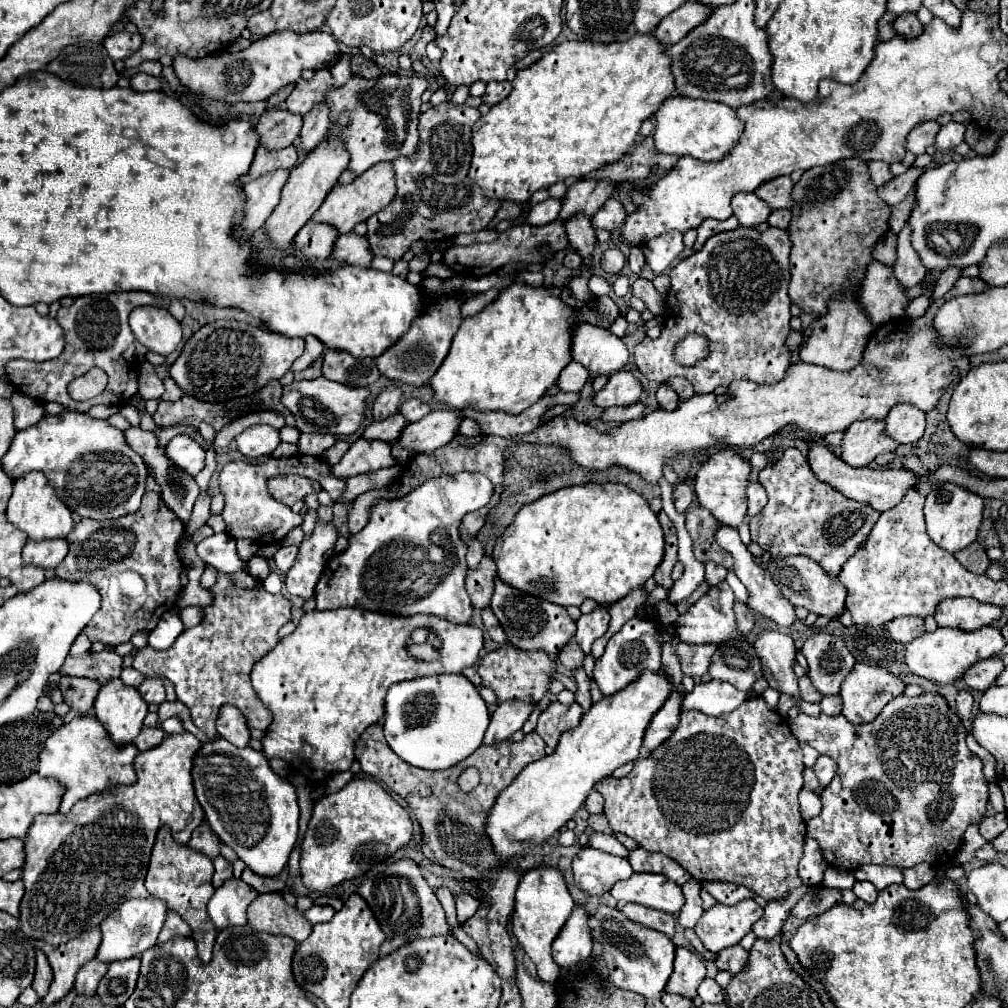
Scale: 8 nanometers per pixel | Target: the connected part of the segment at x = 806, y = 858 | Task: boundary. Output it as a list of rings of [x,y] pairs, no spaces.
[[[807,838],[805,854],[803,854],[801,864],[799,864],[799,878],[801,878],[801,882],[817,886],[819,882],[823,882],[825,868],[827,868],[827,860],[823,858],[817,842],[813,838]]]

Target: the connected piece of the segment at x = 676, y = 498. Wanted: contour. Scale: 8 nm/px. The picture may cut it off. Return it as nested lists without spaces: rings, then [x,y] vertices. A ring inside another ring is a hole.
[[[681,482],[675,490],[673,490],[673,502],[675,502],[675,508],[679,512],[685,512],[691,504],[693,504],[693,488],[685,482]]]

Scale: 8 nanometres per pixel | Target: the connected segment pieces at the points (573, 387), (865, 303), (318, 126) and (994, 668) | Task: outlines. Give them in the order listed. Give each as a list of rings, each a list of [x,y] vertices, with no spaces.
[[[571,362],[569,366],[565,366],[565,370],[559,374],[557,378],[557,388],[559,392],[579,392],[585,382],[589,378],[589,372],[585,366],[581,366],[579,362]]]
[[[877,260],[869,262],[867,272],[865,272],[865,282],[861,284],[859,290],[859,302],[863,306],[863,310],[869,314],[869,318],[873,320],[875,326],[889,322],[891,318],[901,318],[905,314],[905,308],[909,306],[909,298],[905,288],[897,282],[897,278],[893,276],[893,268],[887,264],[881,264]]]
[[[327,102],[313,106],[311,112],[307,112],[307,116],[303,118],[303,130],[301,130],[301,146],[305,152],[313,150],[327,134],[331,126],[329,120],[329,108]]]
[[[987,658],[981,662],[975,662],[963,676],[961,680],[973,688],[973,690],[987,690],[995,678],[1003,672],[1003,662],[999,658]]]

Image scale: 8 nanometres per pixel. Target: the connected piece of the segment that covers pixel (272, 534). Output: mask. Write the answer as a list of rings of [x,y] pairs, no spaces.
[[[293,454],[291,458],[269,458],[267,462],[251,464],[243,460],[233,460],[223,466],[219,474],[219,486],[221,494],[225,496],[225,510],[223,510],[223,520],[227,524],[227,534],[237,538],[249,538],[255,540],[259,546],[269,546],[279,542],[289,530],[298,527],[303,522],[304,516],[295,513],[285,506],[279,504],[267,490],[267,480],[279,474],[301,474],[315,478],[321,482],[321,486],[345,486],[345,480],[331,476],[331,468],[323,458],[311,458],[303,454]]]

